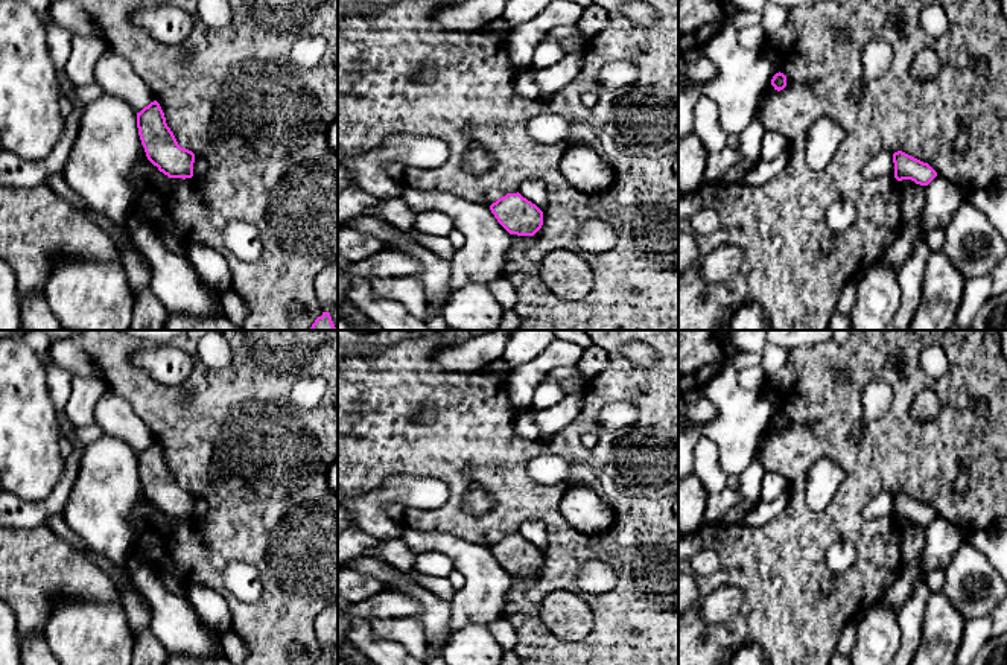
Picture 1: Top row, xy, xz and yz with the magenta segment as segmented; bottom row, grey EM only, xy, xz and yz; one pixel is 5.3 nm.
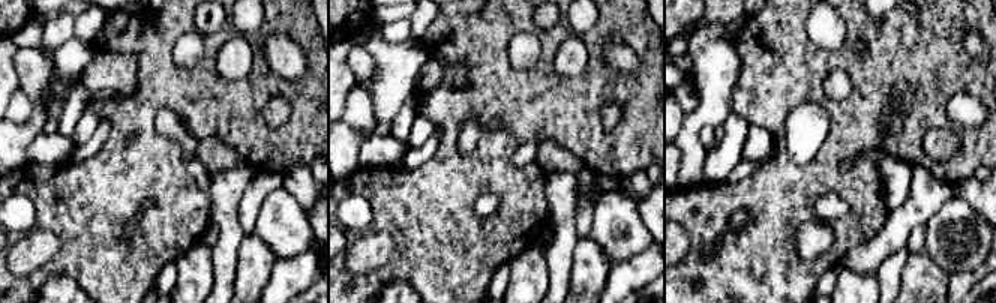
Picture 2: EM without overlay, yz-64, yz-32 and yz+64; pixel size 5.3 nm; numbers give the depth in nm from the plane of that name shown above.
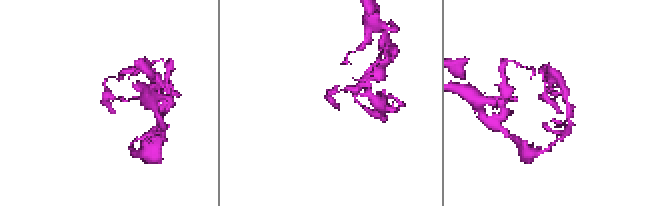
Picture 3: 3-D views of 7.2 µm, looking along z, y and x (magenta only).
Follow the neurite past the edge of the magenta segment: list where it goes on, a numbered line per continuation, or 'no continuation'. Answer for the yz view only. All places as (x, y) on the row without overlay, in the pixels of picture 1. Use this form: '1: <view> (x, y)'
no continuation

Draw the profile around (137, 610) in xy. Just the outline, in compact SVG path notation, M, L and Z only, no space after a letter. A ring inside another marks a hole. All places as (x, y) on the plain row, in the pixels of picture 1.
M135 586L131 589L117 589L120 593L120 607L134 633L146 630L152 622L149 603L141 597Z

